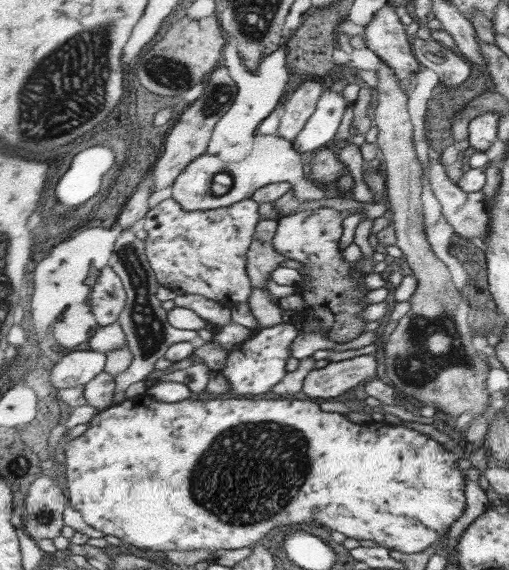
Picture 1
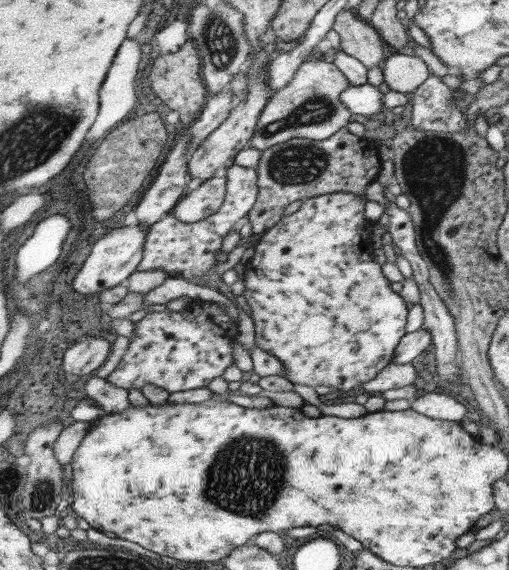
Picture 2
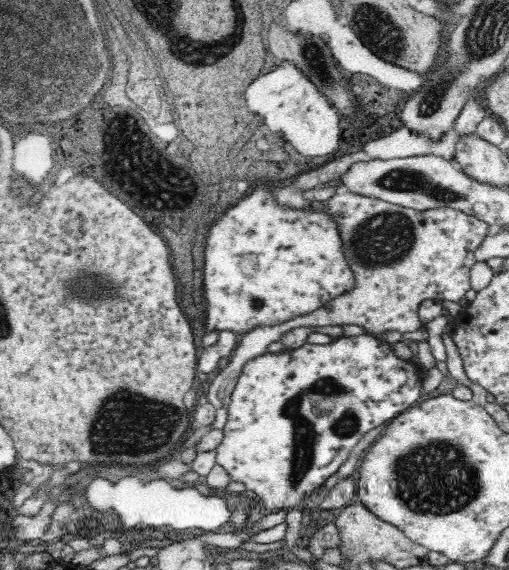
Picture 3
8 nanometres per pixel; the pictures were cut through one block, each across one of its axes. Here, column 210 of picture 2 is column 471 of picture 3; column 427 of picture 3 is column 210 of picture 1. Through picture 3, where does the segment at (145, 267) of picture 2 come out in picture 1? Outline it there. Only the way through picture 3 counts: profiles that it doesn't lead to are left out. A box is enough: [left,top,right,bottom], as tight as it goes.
[141,196,260,310]

